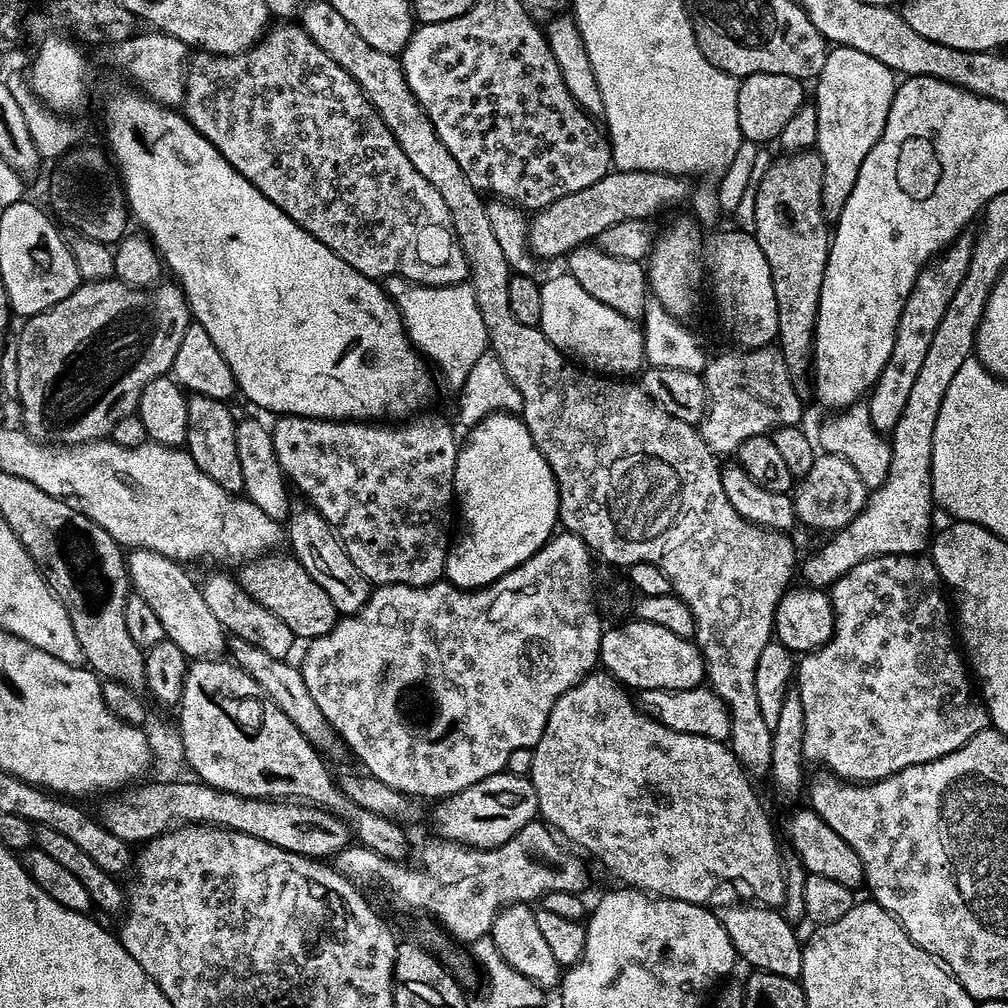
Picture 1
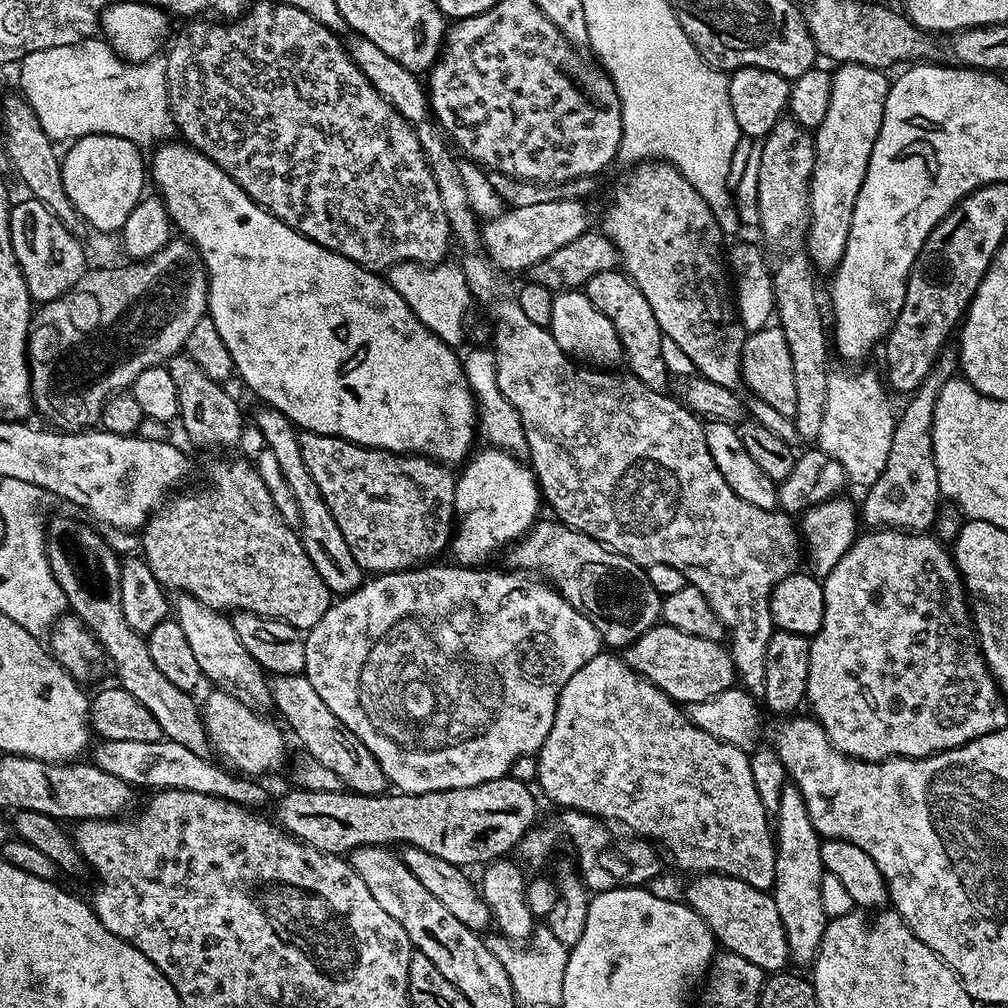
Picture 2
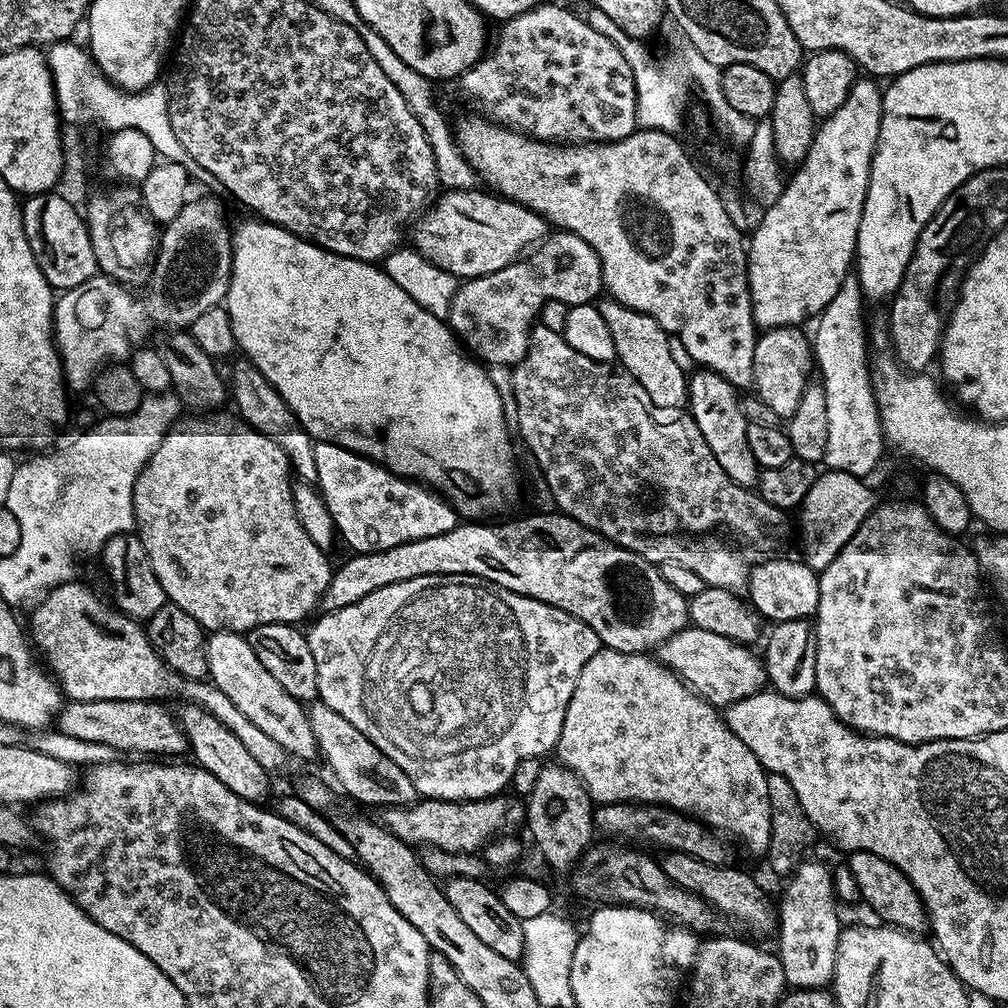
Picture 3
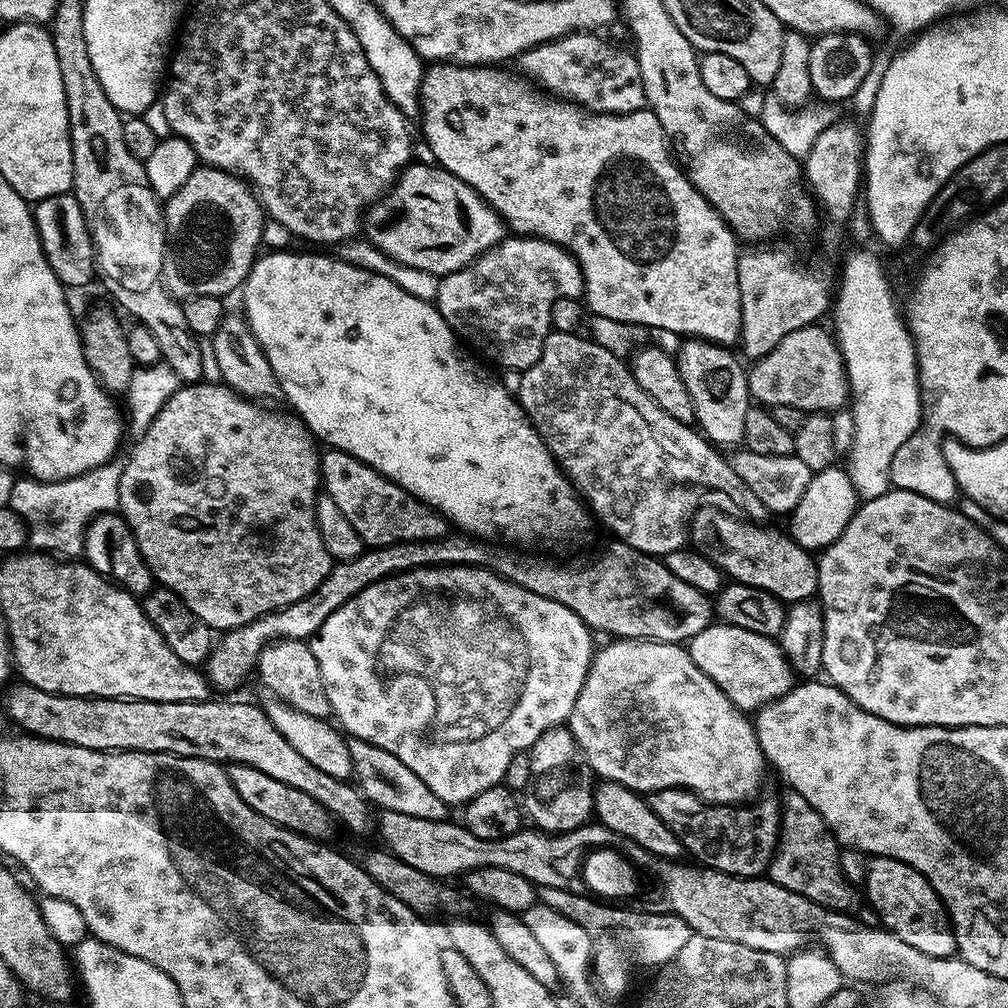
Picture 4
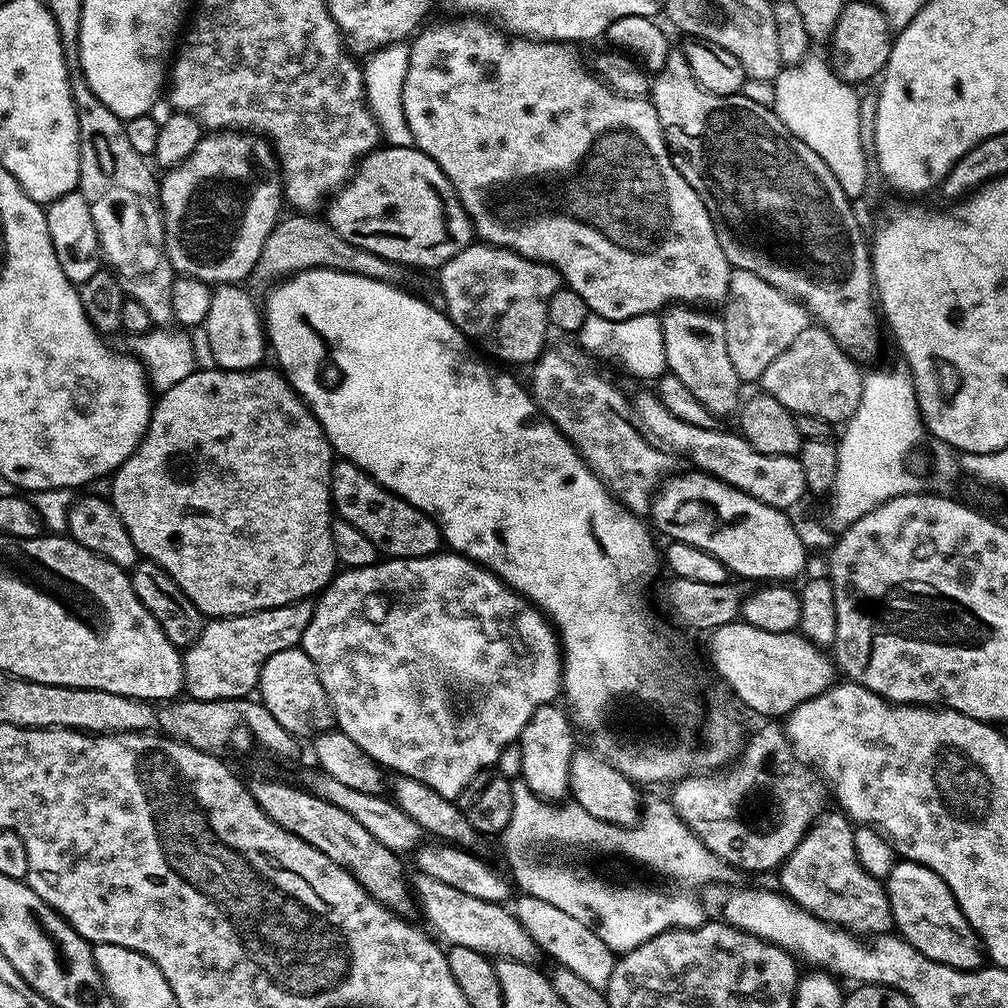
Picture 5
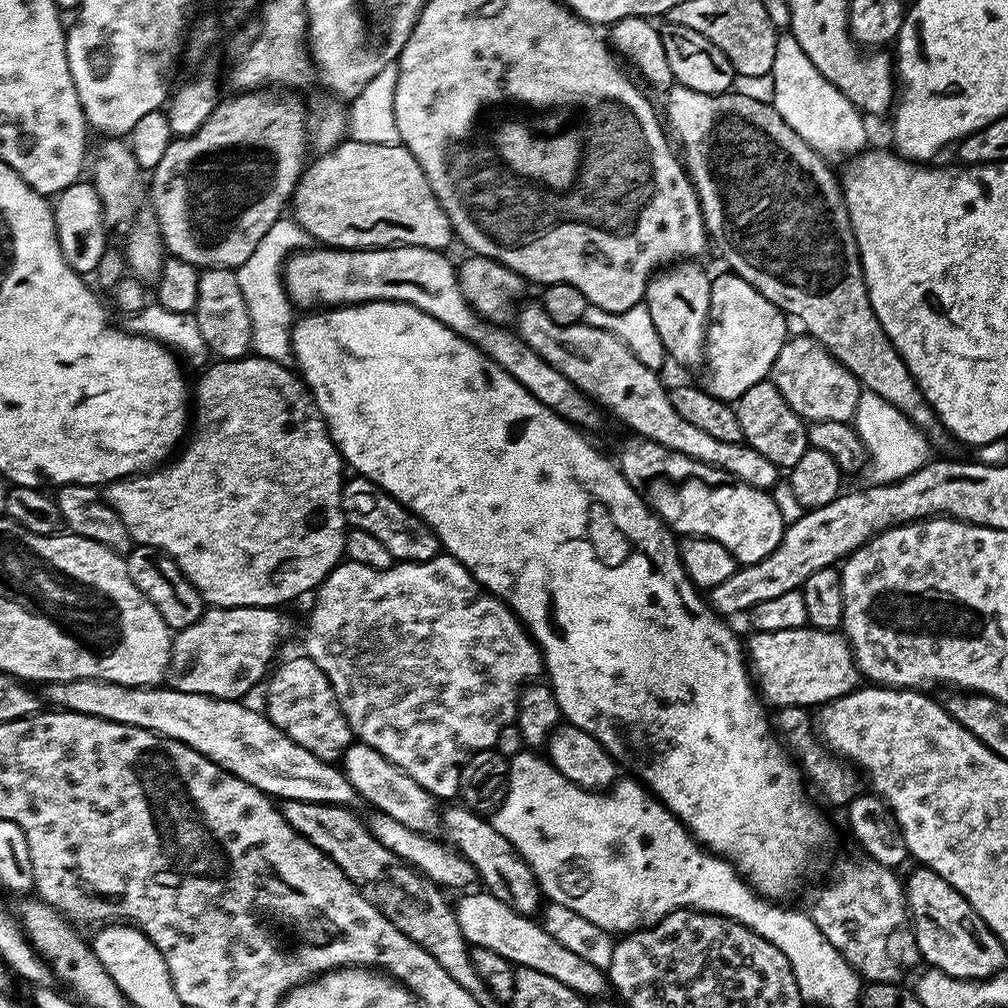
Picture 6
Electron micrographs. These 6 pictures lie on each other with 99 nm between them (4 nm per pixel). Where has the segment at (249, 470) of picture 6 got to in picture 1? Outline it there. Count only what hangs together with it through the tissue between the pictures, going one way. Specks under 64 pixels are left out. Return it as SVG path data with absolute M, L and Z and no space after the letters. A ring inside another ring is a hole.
M265 554L257 556L255 560L247 561L239 569L238 579L240 584L266 610L278 614L286 626L290 626L293 637L302 638L301 641L307 642L316 639L317 636L326 634L336 624L338 613L334 602L330 602L330 594L306 574L306 570L296 561L295 556L285 554Z

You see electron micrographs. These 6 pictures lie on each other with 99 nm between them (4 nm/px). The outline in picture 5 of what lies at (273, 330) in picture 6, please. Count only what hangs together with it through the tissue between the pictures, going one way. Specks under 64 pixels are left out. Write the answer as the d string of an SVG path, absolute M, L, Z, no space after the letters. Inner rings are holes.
M310 214L288 215L276 223L270 238L266 238L266 246L262 246L260 261L256 264L255 279L276 282L297 272L305 272L317 262L330 262L331 267L340 272L358 274L375 280L399 281L401 269L397 265L384 260L378 254L370 254L370 250L362 250L346 242L346 238L342 238L342 234L335 232L323 219Z

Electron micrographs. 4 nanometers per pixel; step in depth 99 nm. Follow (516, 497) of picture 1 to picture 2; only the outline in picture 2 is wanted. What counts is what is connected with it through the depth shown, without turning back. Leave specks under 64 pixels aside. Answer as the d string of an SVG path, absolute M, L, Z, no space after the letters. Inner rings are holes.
M488 446L483 450L485 452L477 451L463 465L464 473L459 473L456 482L456 515L450 553L456 559L453 561L465 568L487 565L484 563L499 548L507 549L526 535L541 515L542 493L531 467L500 448Z

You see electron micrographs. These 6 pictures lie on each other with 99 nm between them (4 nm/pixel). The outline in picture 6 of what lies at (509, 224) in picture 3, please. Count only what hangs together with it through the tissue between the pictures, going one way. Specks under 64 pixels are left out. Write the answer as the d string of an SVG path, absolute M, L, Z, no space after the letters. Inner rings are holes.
M345 138L339 146L331 148L329 152L317 155L315 158L317 160L313 164L311 161L304 171L300 173L300 181L296 183L296 189L292 192L290 216L291 219L300 223L302 230L306 230L309 237L317 245L330 248L396 248L399 244L405 244L406 246L422 246L423 248L444 250L447 249L448 243L453 243L452 223L446 214L446 210L442 210L442 206L422 170L422 166L418 166L418 158L414 158L414 154L410 154L410 150L404 147L403 144L374 146L374 142L358 142L351 138Z

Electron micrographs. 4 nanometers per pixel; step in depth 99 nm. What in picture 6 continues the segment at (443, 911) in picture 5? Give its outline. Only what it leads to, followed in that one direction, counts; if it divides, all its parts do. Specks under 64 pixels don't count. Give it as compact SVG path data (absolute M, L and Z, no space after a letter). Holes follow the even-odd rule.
M486 890L476 891L461 895L464 897L454 904L458 926L472 948L494 950L494 954L500 954L514 966L538 970L539 973L549 975L588 1000L603 999L609 993L610 983L603 969L586 962L562 946L561 942L547 933L542 923L535 919L532 921L531 915L514 911Z

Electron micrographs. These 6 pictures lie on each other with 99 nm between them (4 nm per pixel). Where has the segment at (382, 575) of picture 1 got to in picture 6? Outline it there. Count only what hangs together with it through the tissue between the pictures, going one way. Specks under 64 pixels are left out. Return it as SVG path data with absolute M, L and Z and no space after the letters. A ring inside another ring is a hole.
M353 475L345 479L342 510L345 521L351 527L366 530L366 534L378 538L378 542L382 542L382 546L390 550L393 561L425 564L427 560L434 560L441 555L440 540L434 530L430 530L430 526L422 522L422 518L418 518L409 508L399 504L389 492L383 492L365 476Z

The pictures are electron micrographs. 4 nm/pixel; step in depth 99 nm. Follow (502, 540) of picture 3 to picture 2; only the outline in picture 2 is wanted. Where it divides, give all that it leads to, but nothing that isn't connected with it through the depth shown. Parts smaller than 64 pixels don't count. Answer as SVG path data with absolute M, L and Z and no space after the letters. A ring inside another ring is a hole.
M555 518L544 519L537 519L527 534L507 549L509 569L535 574L551 584L574 610L590 618L609 649L623 650L646 634L646 630L656 627L661 619L662 597L650 586L645 565L635 564L613 548L567 528Z

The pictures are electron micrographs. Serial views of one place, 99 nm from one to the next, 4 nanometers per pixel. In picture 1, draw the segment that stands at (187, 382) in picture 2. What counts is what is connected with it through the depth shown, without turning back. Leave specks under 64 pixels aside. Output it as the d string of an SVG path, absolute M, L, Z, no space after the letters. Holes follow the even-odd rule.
M195 394L188 396L188 409L186 410L186 438L184 444L190 458L206 474L206 478L214 478L222 490L233 494L243 493L242 466L238 462L238 442L236 441L237 417L232 417L229 405L222 400L215 400L206 396Z

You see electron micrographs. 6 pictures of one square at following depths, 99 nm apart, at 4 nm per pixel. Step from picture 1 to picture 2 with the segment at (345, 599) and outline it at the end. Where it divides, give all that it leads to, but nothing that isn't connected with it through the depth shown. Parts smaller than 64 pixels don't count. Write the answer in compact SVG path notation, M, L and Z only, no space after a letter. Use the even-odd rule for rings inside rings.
M260 406L256 412L256 428L264 439L263 447L270 454L274 454L282 469L282 478L290 482L290 490L298 501L300 541L310 562L314 562L314 570L318 570L322 582L326 582L329 593L342 597L355 592L364 583L366 573L358 566L358 562L354 562L354 554L350 554L350 546L346 546L346 538L342 538L342 530L338 530L338 522L334 522L334 514L330 514L330 506L326 506L326 498L322 498L318 482L314 482L314 477L310 475L306 461L302 458L300 432L296 425L286 418L286 414Z

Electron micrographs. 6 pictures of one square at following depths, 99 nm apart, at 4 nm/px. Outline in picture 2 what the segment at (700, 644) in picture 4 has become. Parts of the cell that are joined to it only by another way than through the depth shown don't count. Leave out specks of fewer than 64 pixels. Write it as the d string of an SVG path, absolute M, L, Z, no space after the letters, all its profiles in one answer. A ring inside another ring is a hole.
M663 622L646 630L646 634L623 649L622 655L633 670L681 706L714 698L714 694L722 694L722 690L733 687L738 680L731 651L721 641L698 638Z

